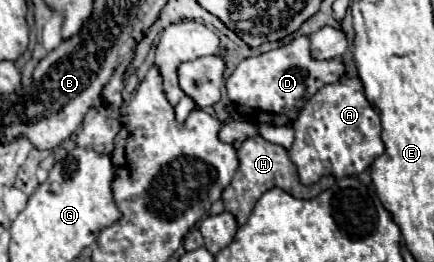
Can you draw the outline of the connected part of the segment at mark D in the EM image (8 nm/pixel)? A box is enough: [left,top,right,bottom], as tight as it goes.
[227,36,347,126]

